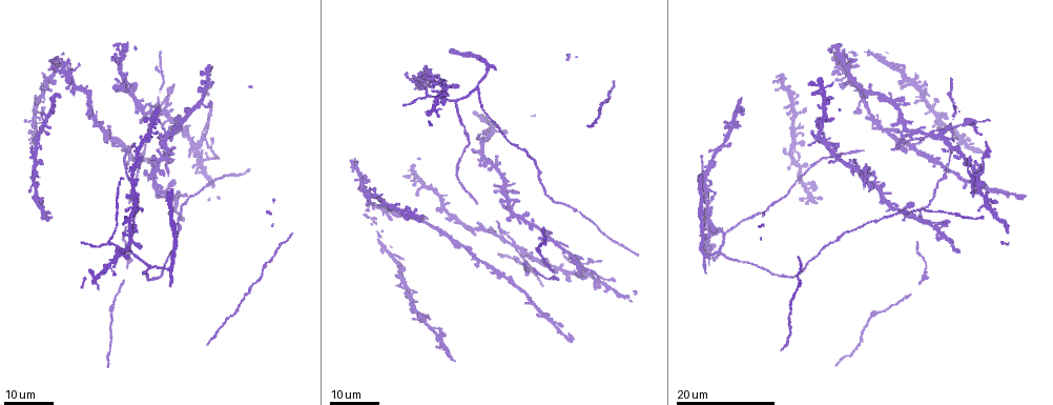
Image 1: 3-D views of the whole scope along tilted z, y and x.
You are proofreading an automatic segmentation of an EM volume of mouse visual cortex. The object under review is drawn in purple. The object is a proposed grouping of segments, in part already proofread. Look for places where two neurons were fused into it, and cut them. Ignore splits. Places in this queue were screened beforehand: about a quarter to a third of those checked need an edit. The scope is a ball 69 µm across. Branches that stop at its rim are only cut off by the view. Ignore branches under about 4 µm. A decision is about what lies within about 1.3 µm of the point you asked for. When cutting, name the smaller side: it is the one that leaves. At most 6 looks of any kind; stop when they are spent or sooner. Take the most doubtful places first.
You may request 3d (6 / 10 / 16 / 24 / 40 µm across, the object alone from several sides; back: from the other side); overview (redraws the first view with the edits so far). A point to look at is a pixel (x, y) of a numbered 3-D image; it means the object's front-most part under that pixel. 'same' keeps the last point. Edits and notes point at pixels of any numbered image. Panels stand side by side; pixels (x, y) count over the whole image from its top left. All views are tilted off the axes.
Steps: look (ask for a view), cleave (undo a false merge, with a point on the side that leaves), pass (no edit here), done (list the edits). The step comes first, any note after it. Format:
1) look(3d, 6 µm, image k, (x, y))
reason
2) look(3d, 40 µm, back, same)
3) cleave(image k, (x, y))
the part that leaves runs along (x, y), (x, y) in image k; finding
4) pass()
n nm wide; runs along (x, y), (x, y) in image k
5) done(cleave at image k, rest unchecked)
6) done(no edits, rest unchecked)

look(3d, 16 µm, image 1, (914, 134))

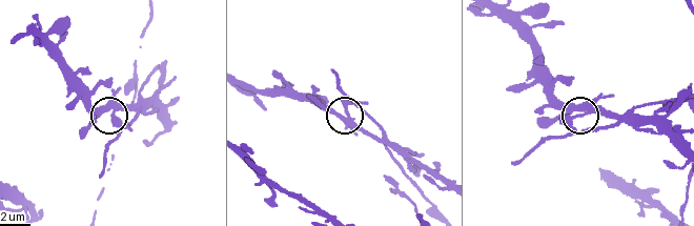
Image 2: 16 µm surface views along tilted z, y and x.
look(3d, 10 µm, image 2, (573, 118))
closer look

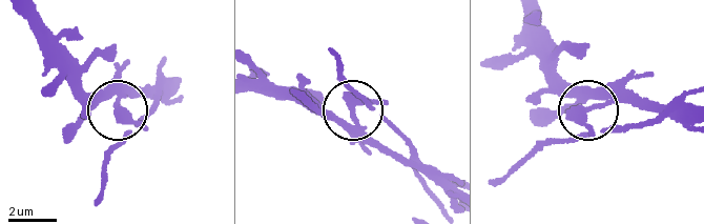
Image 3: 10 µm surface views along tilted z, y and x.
look(3d, 6 µm, image 3, (117, 107))

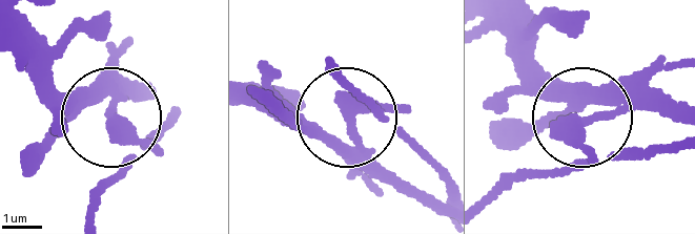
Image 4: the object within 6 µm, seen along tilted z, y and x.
pass()
side arm 7 µm; runs along (141, 97), (119, 102), (126, 155), (98, 203) in image 4; continuous, no second neuron

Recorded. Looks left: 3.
look(3d, 16 µm, image 1, (719, 229))
four or more arms meet

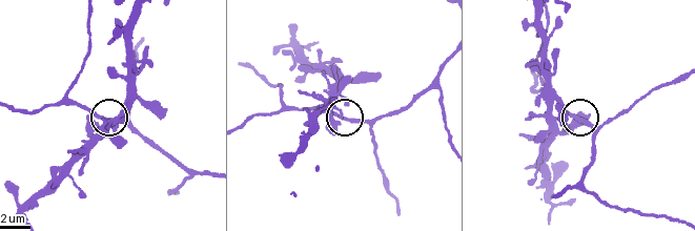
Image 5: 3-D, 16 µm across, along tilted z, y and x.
look(3d, 6 µm, image 5, (337, 117))

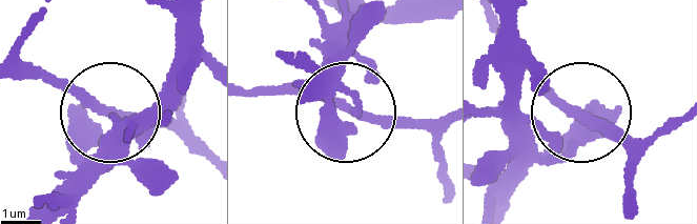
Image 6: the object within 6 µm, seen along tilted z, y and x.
pass()
one neuron here

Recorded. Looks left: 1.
done(no edits, rest unchecked)

